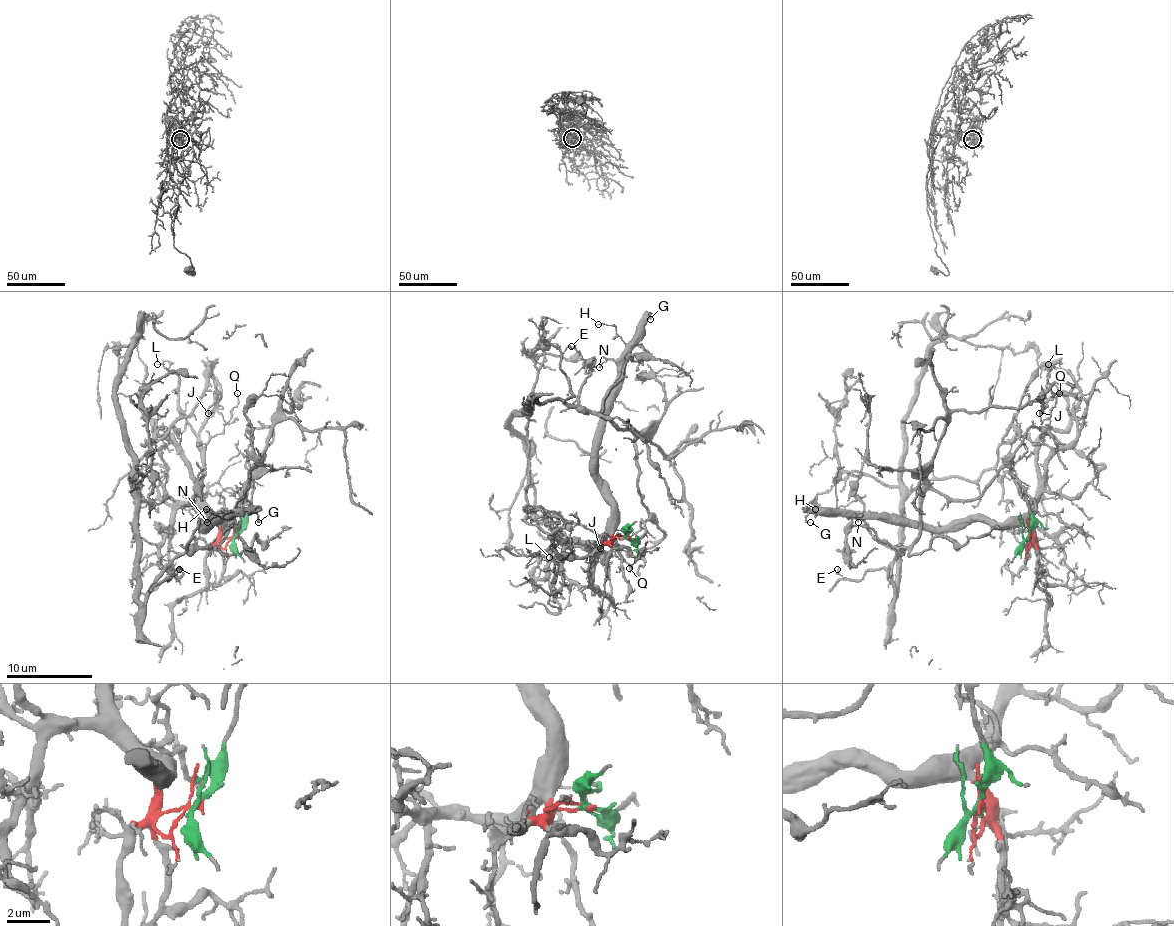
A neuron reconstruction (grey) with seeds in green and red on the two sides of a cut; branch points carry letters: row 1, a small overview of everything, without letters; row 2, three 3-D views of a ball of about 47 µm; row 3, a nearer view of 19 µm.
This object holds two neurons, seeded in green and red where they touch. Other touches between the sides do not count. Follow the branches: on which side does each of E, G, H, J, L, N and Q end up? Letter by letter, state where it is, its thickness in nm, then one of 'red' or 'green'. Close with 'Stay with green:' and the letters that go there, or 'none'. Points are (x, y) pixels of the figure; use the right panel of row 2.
E: place (837, 569); calibre 160 nm; green
G: place (810, 522); calibre 130 nm; red
H: place (815, 509); calibre 140 nm; red
J: place (1039, 413); calibre 140 nm; red
L: place (1048, 364); calibre 100 nm; red
N: place (858, 522); calibre 110 nm; red
Q: place (1059, 393); calibre 110 nm; red
Stay with green: E

